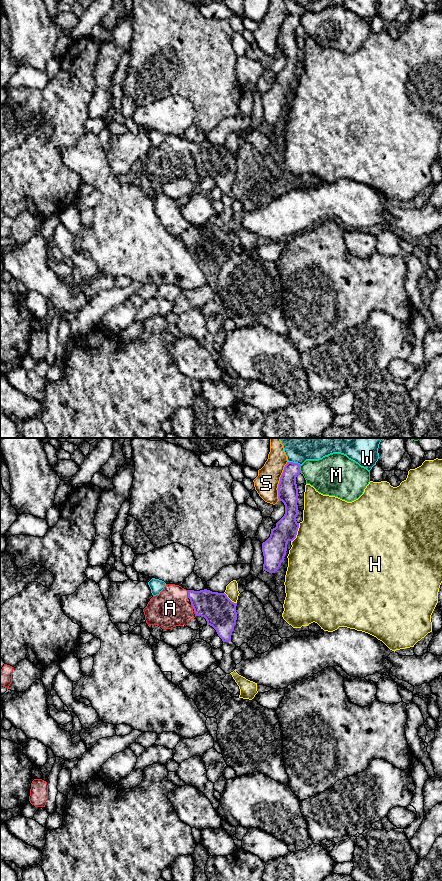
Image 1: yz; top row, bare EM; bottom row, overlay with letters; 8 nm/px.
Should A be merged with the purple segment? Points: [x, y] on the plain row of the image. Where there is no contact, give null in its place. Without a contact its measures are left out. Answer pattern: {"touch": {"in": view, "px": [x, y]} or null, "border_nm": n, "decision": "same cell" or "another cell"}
{"touch": {"in": "yz", "px": [188, 146]}, "border_nm": 60, "decision": "same cell"}

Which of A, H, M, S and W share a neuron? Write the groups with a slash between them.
A / H / M / S / W

